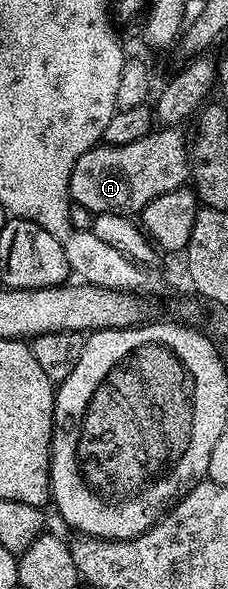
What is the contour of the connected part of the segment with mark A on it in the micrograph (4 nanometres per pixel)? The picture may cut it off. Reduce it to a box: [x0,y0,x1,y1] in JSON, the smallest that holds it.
[68,127,190,214]

